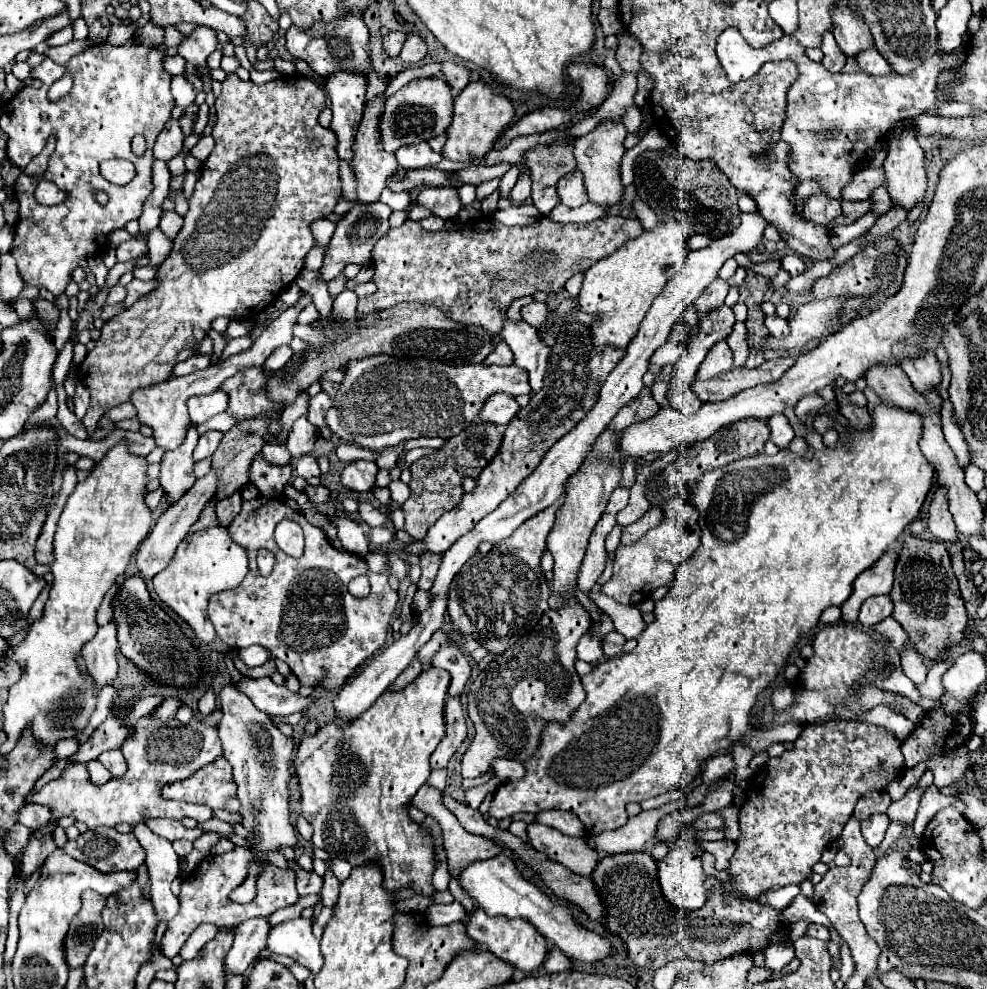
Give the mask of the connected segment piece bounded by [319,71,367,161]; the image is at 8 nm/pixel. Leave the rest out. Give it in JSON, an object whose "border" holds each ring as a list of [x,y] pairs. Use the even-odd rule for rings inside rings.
{"border":[[[337,71],[333,75],[321,77],[319,85],[331,101],[331,109],[333,109],[331,129],[339,139],[337,155],[339,159],[351,161],[353,157],[351,145],[355,139],[357,125],[363,117],[363,105],[365,105],[365,89],[367,89],[365,73]]]}

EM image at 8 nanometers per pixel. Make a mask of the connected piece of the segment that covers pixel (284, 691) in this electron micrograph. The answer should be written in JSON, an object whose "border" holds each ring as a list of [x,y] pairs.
{"border":[[[243,675],[239,681],[231,683],[241,693],[245,693],[253,701],[253,705],[257,705],[259,711],[265,711],[271,717],[299,713],[315,701],[313,697],[295,695],[287,687],[279,687],[271,679],[251,679]]]}

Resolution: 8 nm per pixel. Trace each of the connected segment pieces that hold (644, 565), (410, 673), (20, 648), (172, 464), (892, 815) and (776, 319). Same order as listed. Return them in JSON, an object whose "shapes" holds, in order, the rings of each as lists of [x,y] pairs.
{"shapes":[[[[681,495],[667,497],[663,503],[663,519],[659,525],[649,529],[639,541],[633,545],[619,543],[613,559],[613,575],[601,587],[601,593],[615,599],[623,605],[637,605],[651,597],[651,593],[661,585],[671,585],[677,567],[691,559],[695,549],[699,547],[701,529],[697,523],[697,509],[691,501],[685,501]]],[[[415,657],[413,659],[413,663],[409,663],[409,667],[395,679],[395,683],[391,685],[393,689],[401,689],[403,685],[407,685],[407,683],[411,683],[417,675],[419,675],[419,671],[423,671],[423,665],[421,665],[421,661],[419,661],[419,657]]],[[[121,439],[69,495],[55,531],[55,561],[51,565],[55,579],[43,617],[31,625],[19,645],[7,649],[7,655],[23,667],[23,675],[11,685],[9,699],[3,705],[3,729],[9,737],[1,745],[3,755],[15,747],[27,727],[33,729],[37,739],[49,745],[75,737],[85,729],[95,709],[95,685],[91,677],[83,679],[79,675],[75,655],[95,637],[97,607],[151,531],[151,509],[145,503],[149,493],[147,467],[147,459],[133,455],[127,439]]],[[[189,425],[189,431],[185,435],[185,443],[181,443],[181,447],[177,447],[177,451],[167,451],[161,459],[159,483],[171,495],[171,499],[185,493],[195,481],[193,449],[197,445],[197,439],[199,439],[197,427]]],[[[919,785],[911,787],[901,801],[897,801],[895,805],[889,805],[889,809],[887,809],[889,819],[891,821],[903,821],[903,823],[911,825],[915,821],[915,815],[917,815],[917,809],[919,809],[919,803],[921,803],[921,797],[925,791],[927,789],[919,787]]],[[[769,315],[769,317],[765,317],[765,325],[767,325],[769,333],[775,335],[775,337],[783,337],[783,335],[789,331],[787,319],[781,319],[779,315]]]]}

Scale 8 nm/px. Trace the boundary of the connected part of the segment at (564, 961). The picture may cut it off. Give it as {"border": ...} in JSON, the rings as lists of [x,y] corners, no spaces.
{"border":[[[557,947],[549,949],[549,959],[545,959],[545,973],[561,973],[571,969],[571,961],[557,951]]]}

